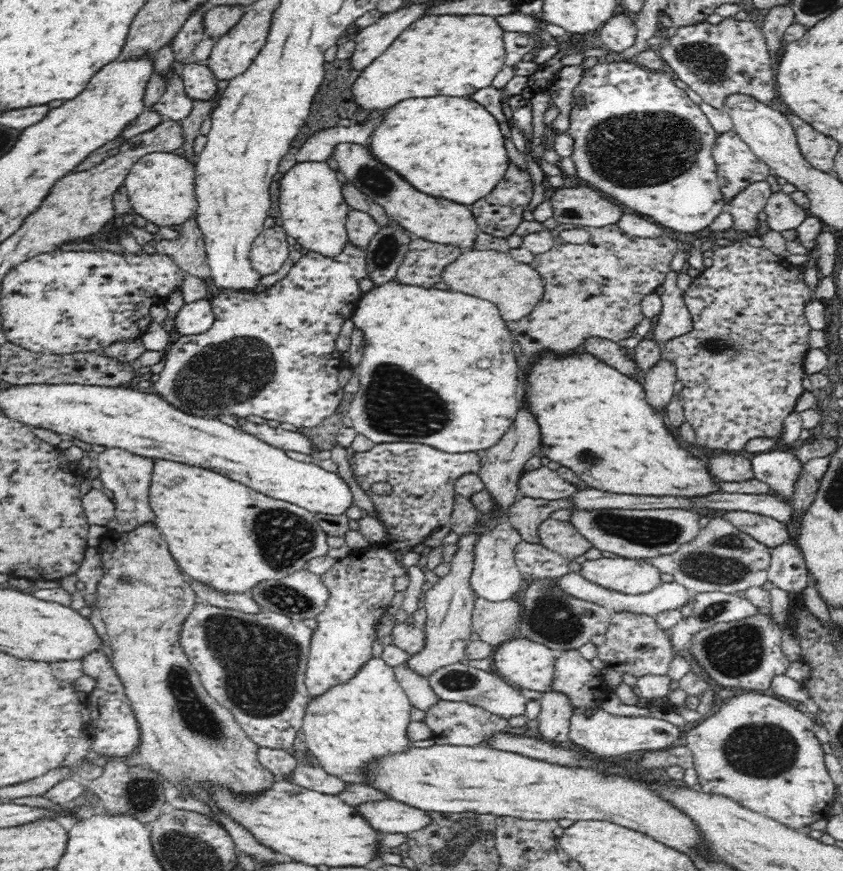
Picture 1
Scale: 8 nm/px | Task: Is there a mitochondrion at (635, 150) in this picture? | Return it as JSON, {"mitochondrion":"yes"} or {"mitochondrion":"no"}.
{"mitochondrion":"yes"}

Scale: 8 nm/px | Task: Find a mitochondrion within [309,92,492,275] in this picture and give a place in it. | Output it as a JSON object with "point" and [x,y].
{"point":[372,177]}

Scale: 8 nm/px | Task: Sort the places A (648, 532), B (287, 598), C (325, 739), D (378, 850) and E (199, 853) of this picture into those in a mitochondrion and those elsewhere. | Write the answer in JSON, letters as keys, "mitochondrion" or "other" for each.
{"A":"mitochondrion","B":"mitochondrion","C":"other","D":"other","E":"mitochondrion"}

